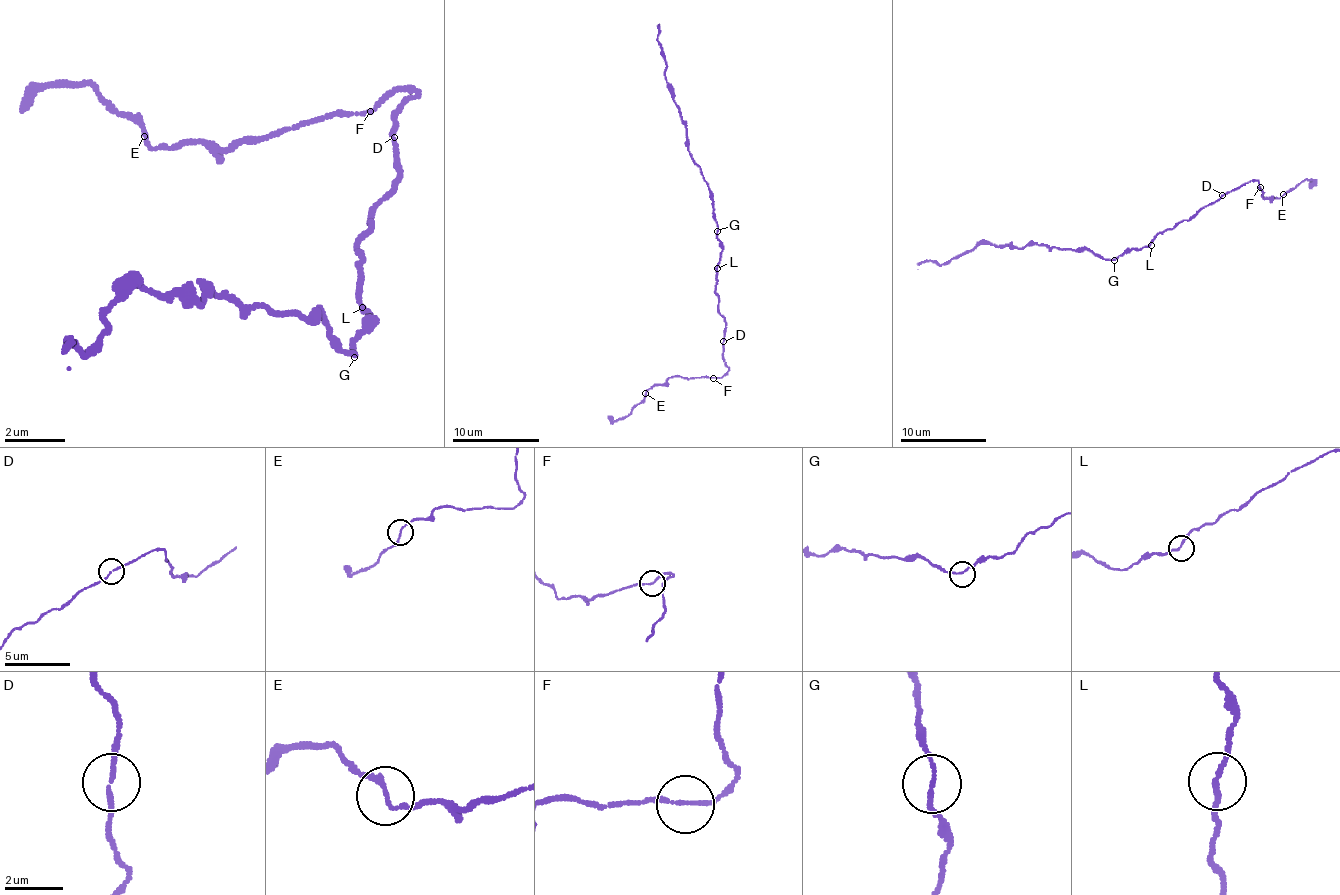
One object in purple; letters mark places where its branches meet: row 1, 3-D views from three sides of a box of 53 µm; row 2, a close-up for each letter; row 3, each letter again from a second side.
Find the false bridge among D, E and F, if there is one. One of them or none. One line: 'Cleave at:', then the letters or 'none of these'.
Cleave at: none of these

